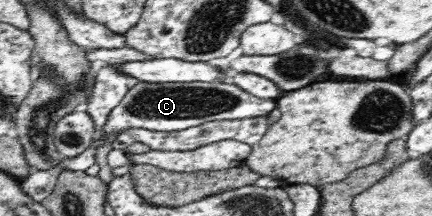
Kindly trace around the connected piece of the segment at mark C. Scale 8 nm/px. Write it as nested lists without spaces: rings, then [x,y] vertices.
[[[226,81],[191,83],[147,83],[137,82],[116,108],[112,109],[104,125],[104,134],[92,141],[90,147],[74,158],[62,157],[62,165],[72,171],[85,171],[95,165],[97,149],[107,143],[113,135],[119,135],[125,129],[145,129],[156,132],[181,131],[208,121],[236,120],[267,116],[277,107],[277,101],[258,98],[243,91],[239,86]]]

